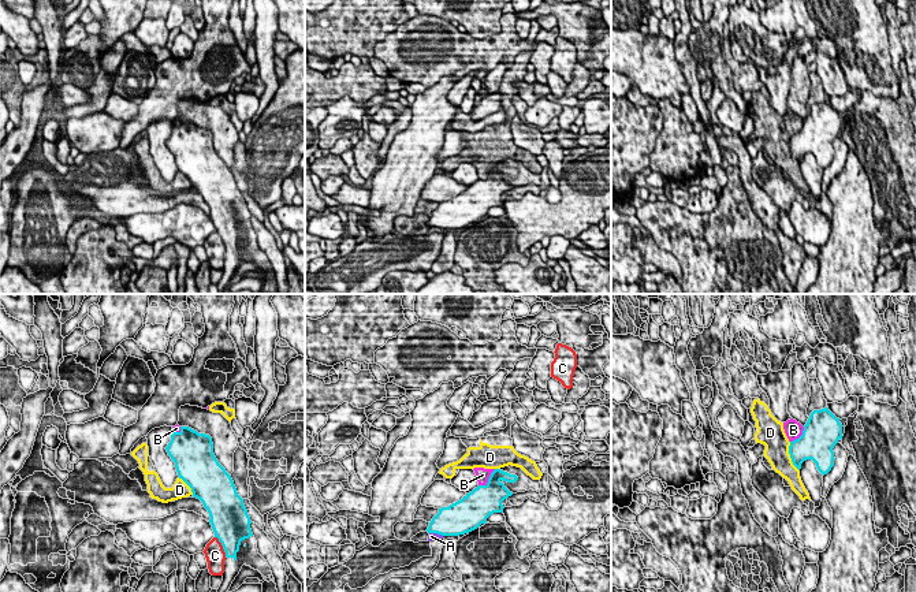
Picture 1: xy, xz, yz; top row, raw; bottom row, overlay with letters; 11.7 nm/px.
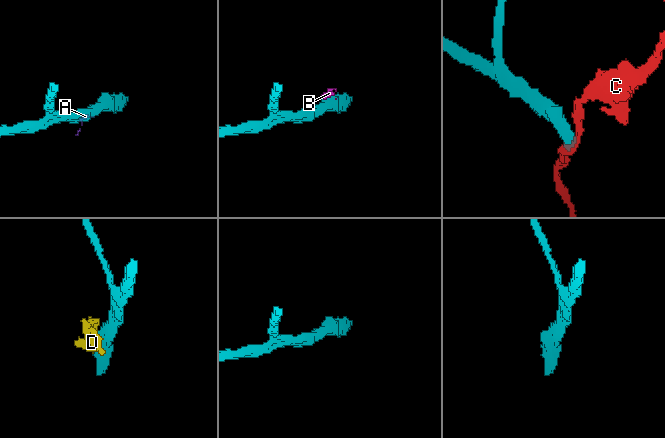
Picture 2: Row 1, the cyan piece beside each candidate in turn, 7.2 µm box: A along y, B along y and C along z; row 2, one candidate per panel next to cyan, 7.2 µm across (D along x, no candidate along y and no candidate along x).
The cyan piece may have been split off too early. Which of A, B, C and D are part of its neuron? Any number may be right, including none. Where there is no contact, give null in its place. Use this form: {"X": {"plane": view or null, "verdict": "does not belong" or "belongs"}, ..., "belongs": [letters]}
{"A": {"plane": "xz", "verdict": "does not belong"}, "B": {"plane": "xz", "verdict": "does not belong"}, "C": {"plane": "xy", "verdict": "does not belong"}, "D": {"plane": "yz", "verdict": "does not belong"}, "belongs": []}

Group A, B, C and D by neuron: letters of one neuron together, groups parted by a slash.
A B D / C

